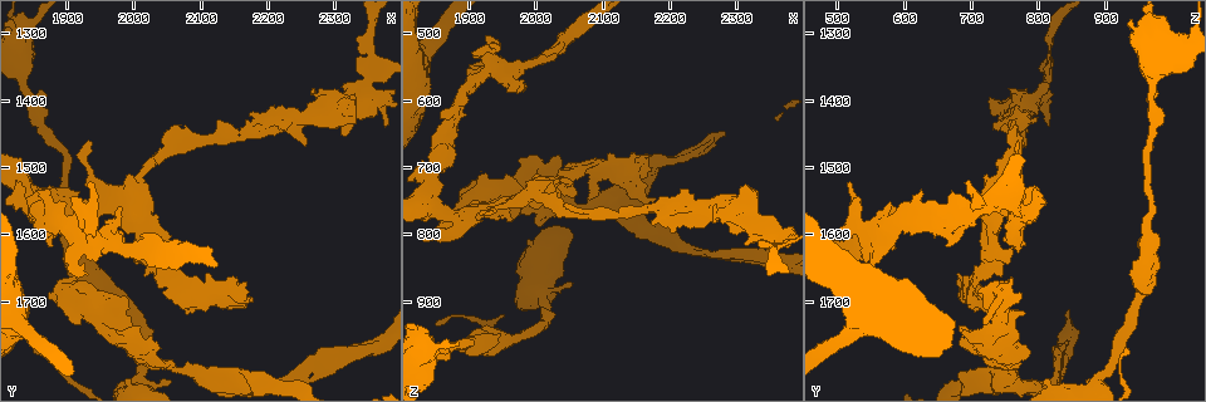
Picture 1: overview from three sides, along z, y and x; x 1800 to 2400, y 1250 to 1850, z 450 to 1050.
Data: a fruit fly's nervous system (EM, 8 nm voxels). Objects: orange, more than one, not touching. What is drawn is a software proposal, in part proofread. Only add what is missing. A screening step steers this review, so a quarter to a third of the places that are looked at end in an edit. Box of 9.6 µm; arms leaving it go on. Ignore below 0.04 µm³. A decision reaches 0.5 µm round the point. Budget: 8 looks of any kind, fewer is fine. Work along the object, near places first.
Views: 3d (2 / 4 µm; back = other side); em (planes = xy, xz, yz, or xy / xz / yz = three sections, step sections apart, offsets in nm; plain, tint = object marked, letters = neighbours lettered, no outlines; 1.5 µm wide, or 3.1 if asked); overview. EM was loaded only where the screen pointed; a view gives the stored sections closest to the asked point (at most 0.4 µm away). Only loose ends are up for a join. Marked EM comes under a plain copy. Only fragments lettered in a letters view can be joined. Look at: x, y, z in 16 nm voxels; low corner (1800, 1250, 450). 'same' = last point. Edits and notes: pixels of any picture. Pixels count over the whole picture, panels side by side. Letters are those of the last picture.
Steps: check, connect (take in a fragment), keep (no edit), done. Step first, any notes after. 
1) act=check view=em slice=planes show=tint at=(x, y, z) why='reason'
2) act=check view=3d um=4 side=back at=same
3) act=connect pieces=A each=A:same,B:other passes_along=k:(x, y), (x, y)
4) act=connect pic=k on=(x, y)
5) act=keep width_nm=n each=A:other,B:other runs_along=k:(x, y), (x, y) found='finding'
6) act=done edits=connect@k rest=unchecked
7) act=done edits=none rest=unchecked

act=check view=3d um=2 at=(1870, 1700, 780) why='thick end'

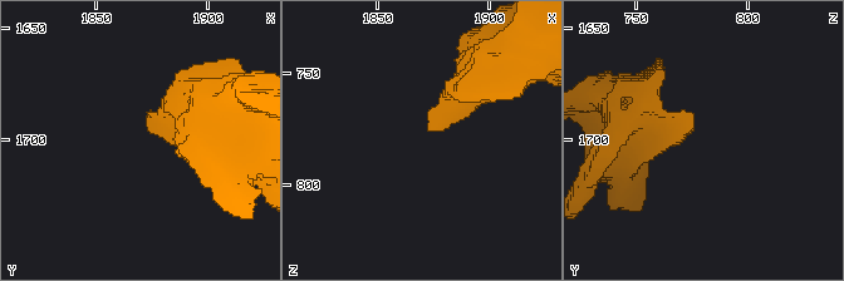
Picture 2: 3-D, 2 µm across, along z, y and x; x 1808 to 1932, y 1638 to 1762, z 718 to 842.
act=check view=em slice=planes show=letters at=(1872, 1695, 777)

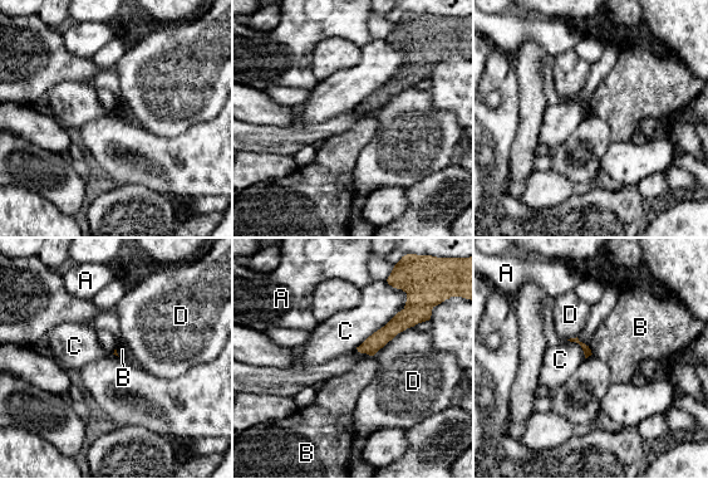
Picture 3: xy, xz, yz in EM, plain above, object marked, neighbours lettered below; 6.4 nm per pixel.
act=keep each=A:other,B:other,C:other,D:other border=3:(369, 355), (373, 356) found='none of them fits'

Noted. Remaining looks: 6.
act=check view=em slice=planes show=tint at=(2050, 1795, 725) why='branch stops here'

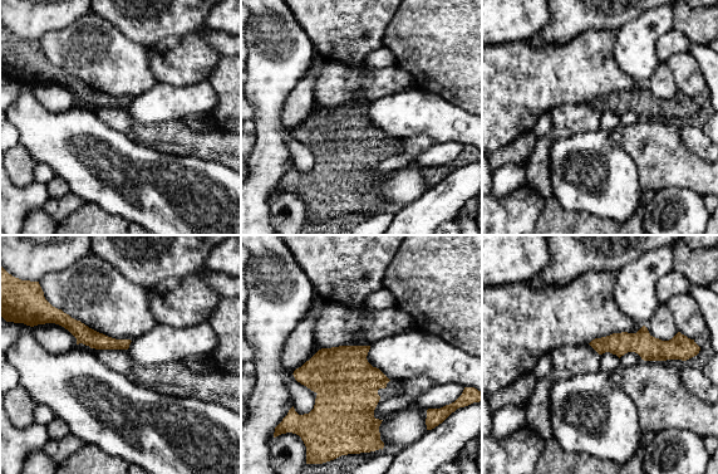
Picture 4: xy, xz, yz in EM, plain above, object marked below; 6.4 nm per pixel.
act=check view=em slice=planes show=letters at=same

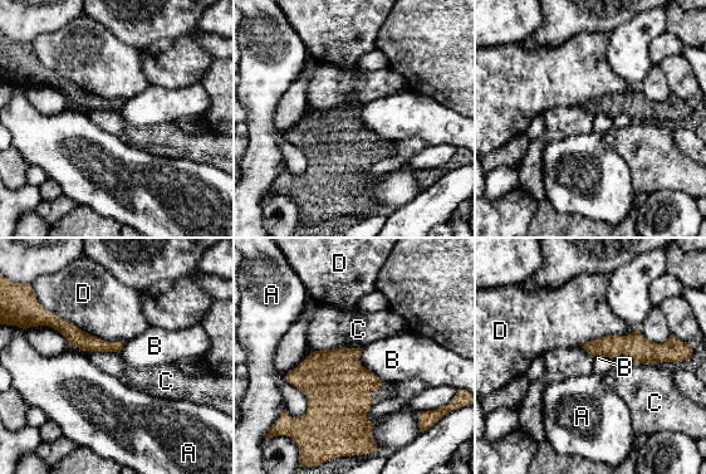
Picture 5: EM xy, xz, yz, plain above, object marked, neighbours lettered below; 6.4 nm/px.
act=keep each=A:other,B:other,C:other,D:other runs_along=5:(43, 322), (118, 347) found='none of them fits'

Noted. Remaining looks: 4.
act=check view=3d um=2 at=(2095, 1665, 685) why='branch stops here'

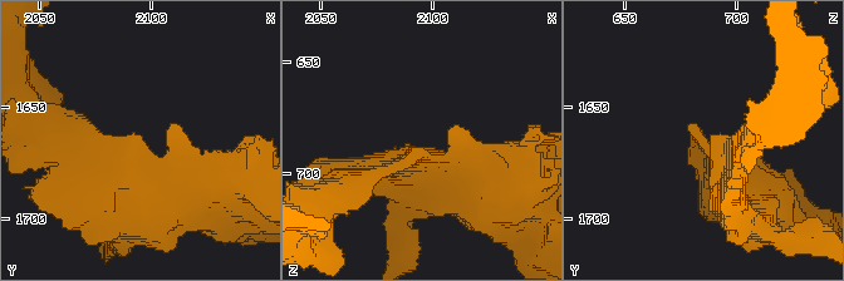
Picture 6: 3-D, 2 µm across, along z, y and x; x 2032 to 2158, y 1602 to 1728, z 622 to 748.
act=check view=em slice=planes show=letters at=(2092, 1661, 689)

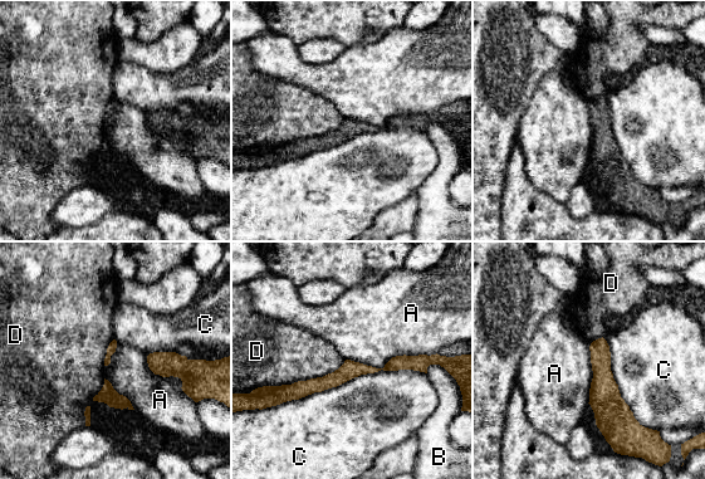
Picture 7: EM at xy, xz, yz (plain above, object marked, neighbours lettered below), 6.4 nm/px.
act=keep longest_contact=C:950nm each=A:other,B:other,C:other,D:other found='none of them fits'

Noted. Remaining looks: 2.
act=check view=em slice=planes show=letters at=(1860, 1535, 625) why='stops while still wide'

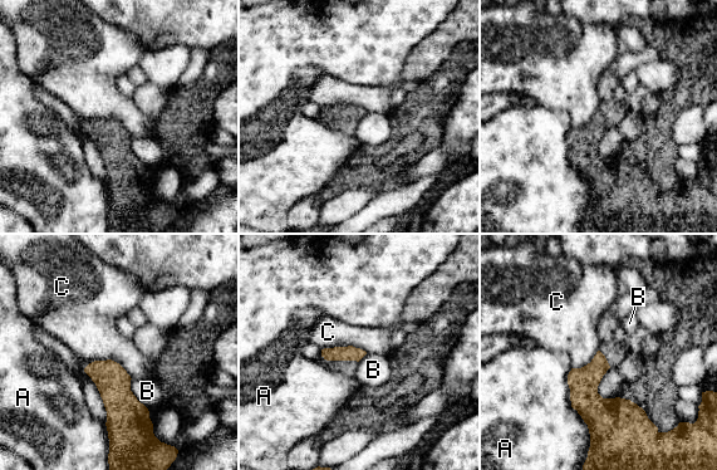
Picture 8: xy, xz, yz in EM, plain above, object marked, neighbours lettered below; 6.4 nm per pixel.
act=keep each=A:other,B:other,C:other border=8:(83, 368), (113, 360), (131, 378) found='none of them fits'

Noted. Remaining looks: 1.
act=done edits=none rest=unchecked

